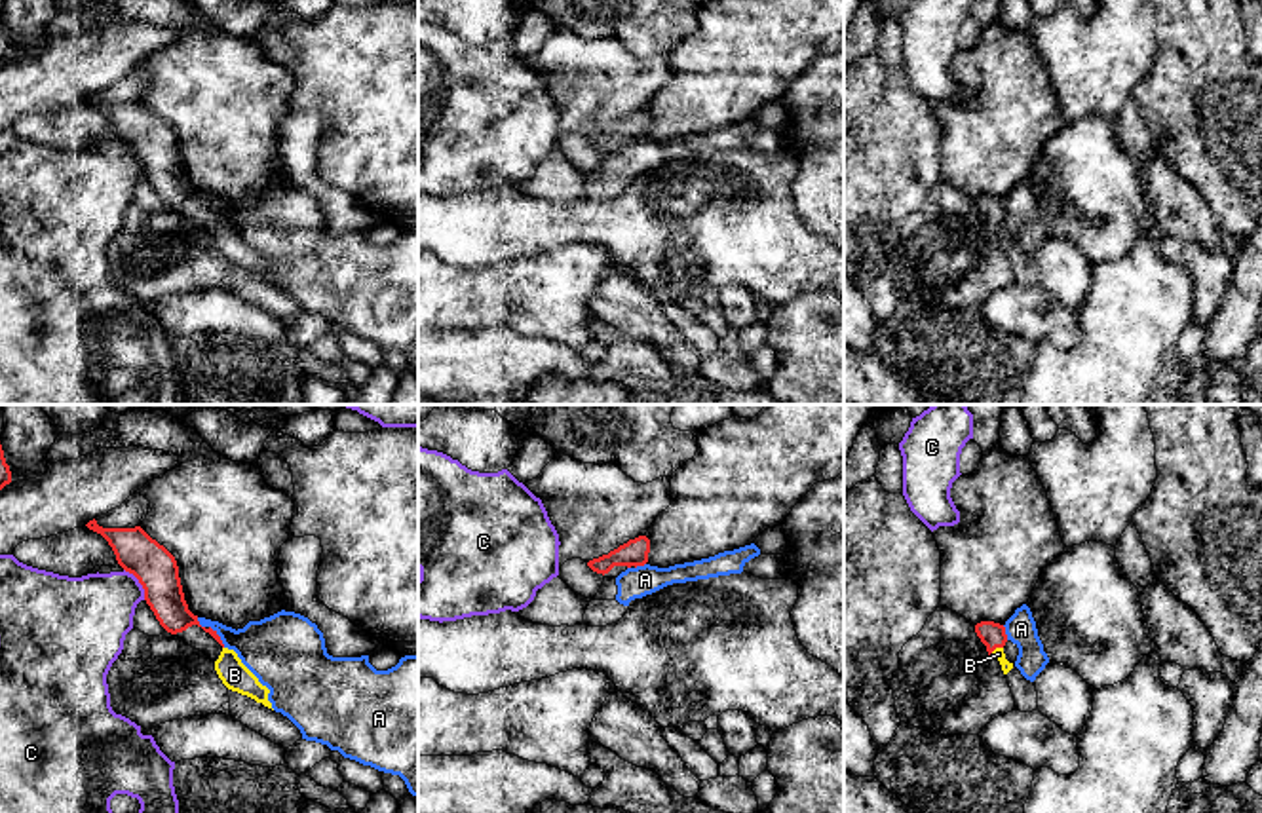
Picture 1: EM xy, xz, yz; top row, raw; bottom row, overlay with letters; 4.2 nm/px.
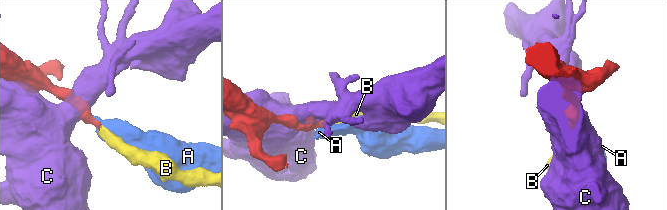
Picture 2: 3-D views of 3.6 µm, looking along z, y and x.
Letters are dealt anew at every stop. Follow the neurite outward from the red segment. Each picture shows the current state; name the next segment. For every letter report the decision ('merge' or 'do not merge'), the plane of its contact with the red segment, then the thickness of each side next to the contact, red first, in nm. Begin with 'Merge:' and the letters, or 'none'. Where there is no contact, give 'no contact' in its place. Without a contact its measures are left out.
Merge: B
A: do not merge; meets red in xy; 140 nm thick on the red side, 280 nm on the other
B: merge; meets red in yz; 110 nm thick on the red side, 50 nm on the other
C: do not merge; meets red in xy; 180 nm thick on the red side, 340 nm on the other

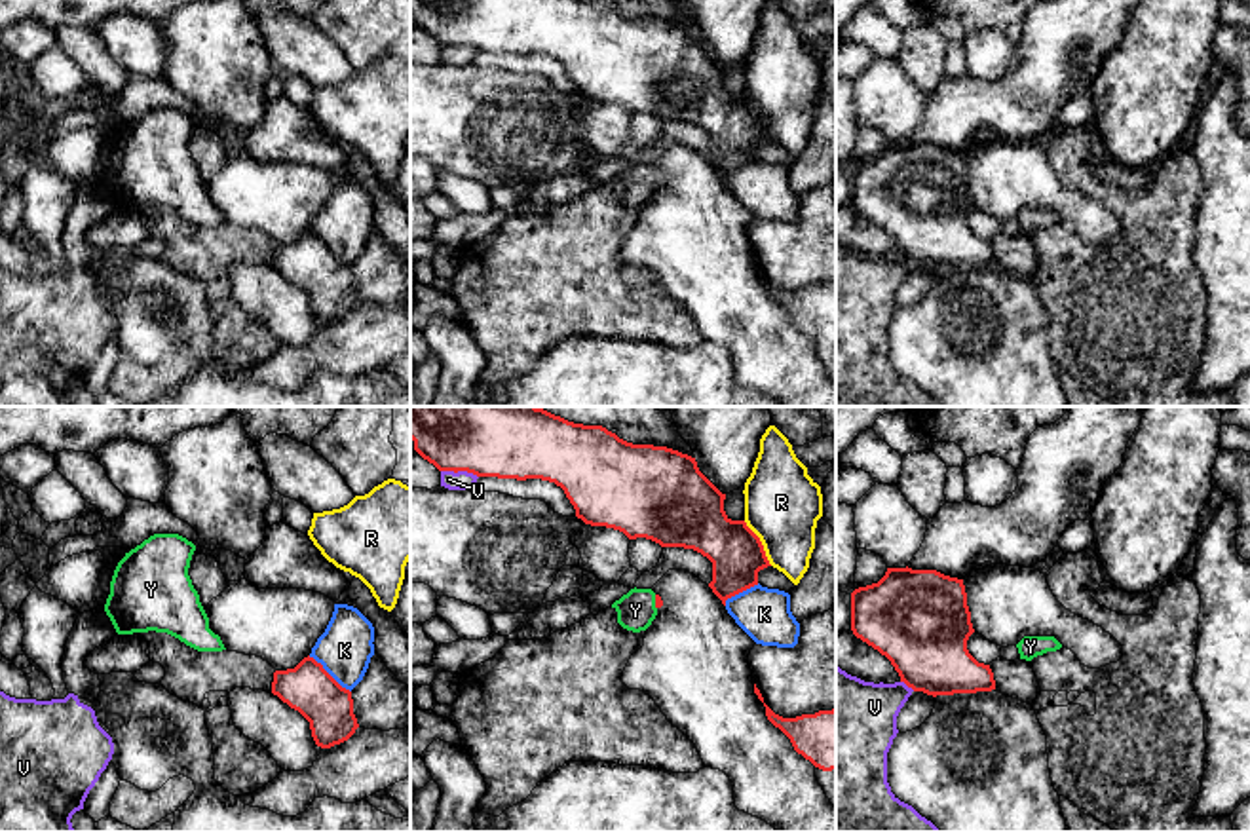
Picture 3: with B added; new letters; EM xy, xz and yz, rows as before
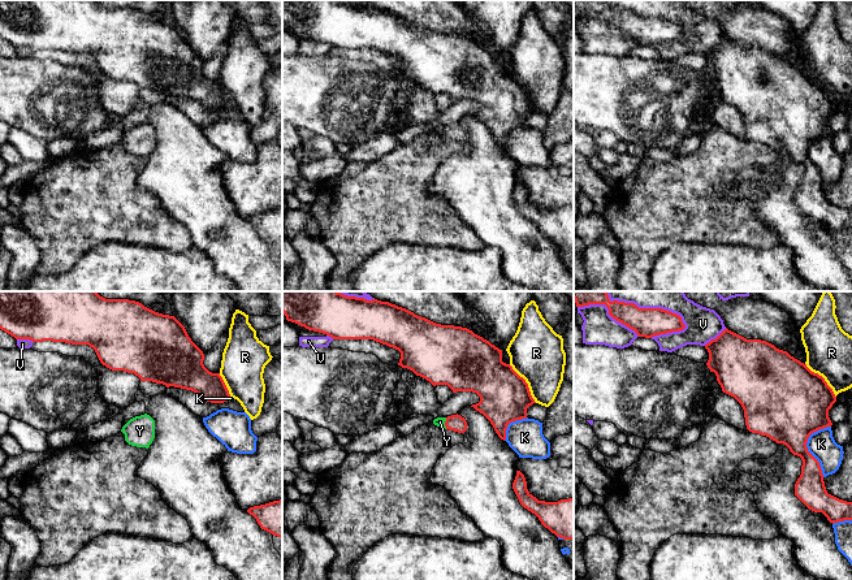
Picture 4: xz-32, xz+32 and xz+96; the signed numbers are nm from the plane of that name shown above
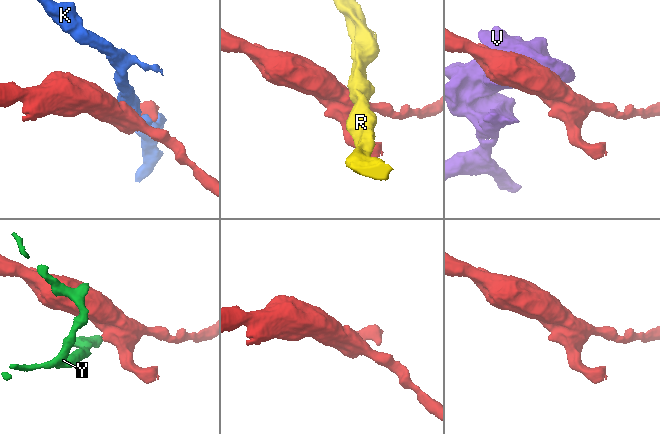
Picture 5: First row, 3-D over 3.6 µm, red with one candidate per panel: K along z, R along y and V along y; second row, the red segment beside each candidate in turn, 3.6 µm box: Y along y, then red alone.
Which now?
Merge: Y
K: do not merge; meets red in xy; 220 nm thick on the red side, 240 nm on the other
R: do not merge; meets red in xz; 220 nm thick on the red side, 320 nm on the other
V: do not merge; meets red in xz; 220 nm thick on the red side, 80 nm on the other
Y: merge; meets red in xz; 30 nm thick on the red side, 160 nm on the other

